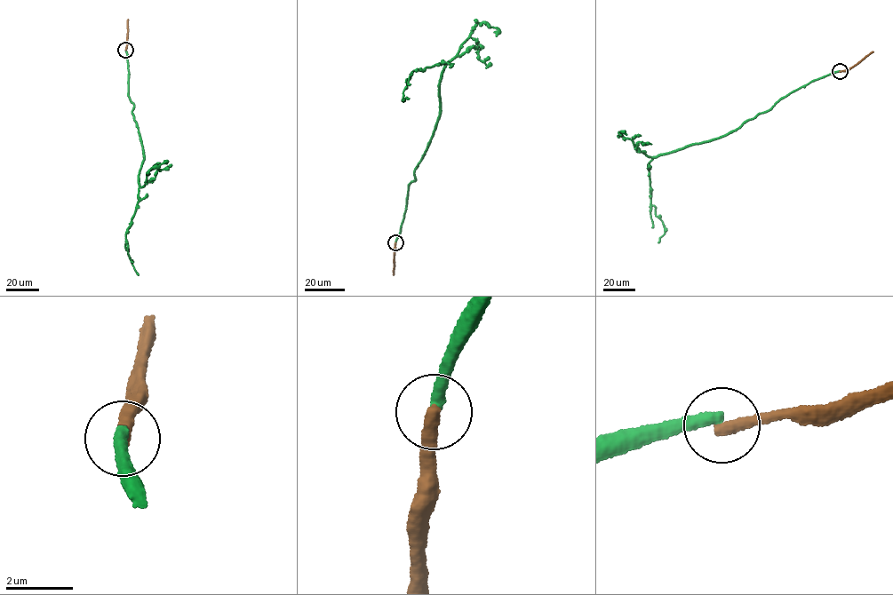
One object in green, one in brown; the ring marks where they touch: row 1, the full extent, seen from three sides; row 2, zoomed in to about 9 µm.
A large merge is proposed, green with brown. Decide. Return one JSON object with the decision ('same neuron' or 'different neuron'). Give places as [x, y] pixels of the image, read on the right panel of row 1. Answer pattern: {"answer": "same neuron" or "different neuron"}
{"answer": "different neuron"}

